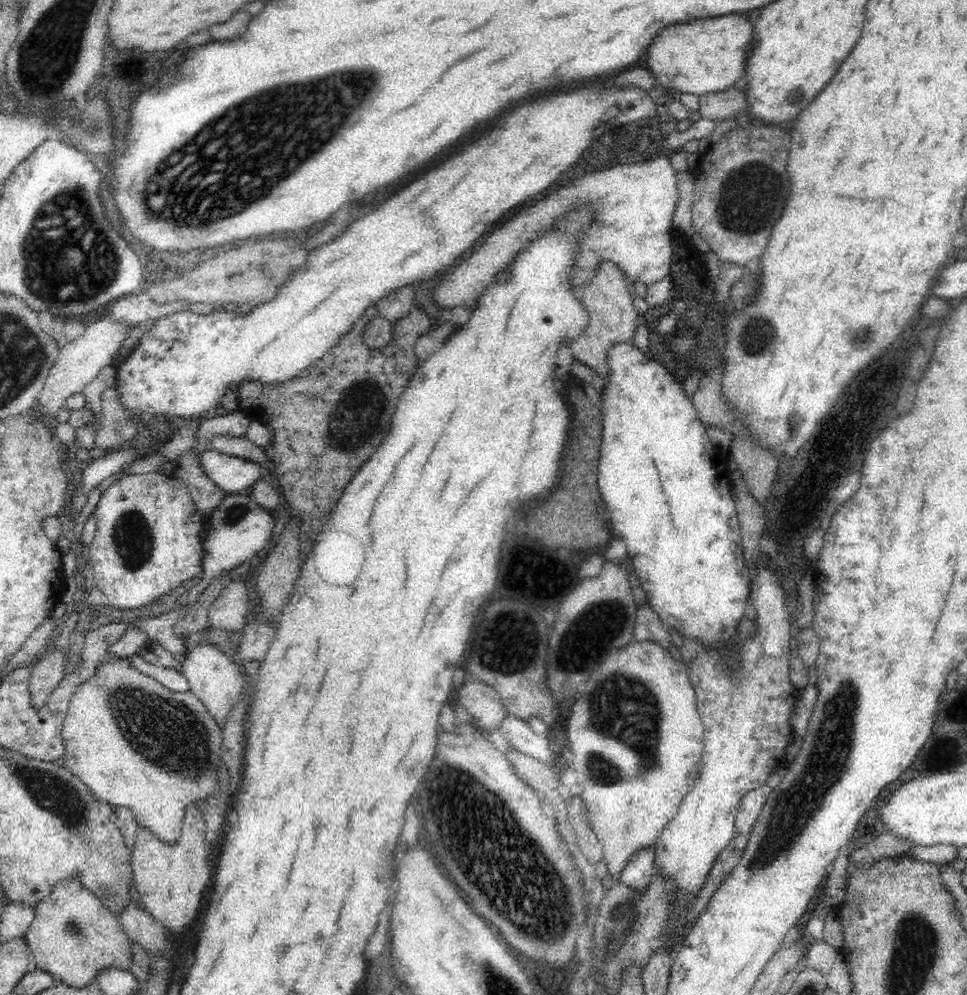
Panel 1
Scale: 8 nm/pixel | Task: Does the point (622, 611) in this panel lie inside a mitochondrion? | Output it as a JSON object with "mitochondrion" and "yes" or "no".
{"mitochondrion":"yes"}

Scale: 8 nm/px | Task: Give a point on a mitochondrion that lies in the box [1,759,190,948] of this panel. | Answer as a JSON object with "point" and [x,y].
{"point":[52,792]}

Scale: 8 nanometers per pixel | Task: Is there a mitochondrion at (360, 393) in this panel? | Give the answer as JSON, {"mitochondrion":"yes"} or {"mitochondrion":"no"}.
{"mitochondrion":"yes"}

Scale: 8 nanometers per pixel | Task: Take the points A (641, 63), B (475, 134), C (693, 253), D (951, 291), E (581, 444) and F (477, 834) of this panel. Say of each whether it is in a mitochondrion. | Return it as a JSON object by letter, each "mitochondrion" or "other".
{"A":"other","B":"other","C":"other","D":"other","E":"mitochondrion","F":"mitochondrion"}

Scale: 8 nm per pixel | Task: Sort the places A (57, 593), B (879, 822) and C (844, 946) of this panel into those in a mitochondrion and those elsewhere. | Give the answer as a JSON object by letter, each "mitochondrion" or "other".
{"A":"other","B":"other","C":"other"}

